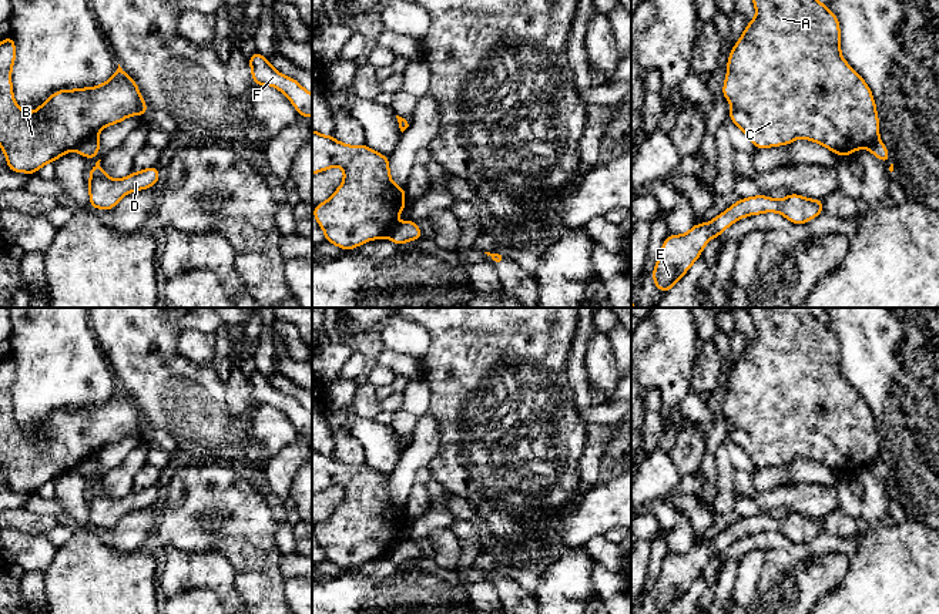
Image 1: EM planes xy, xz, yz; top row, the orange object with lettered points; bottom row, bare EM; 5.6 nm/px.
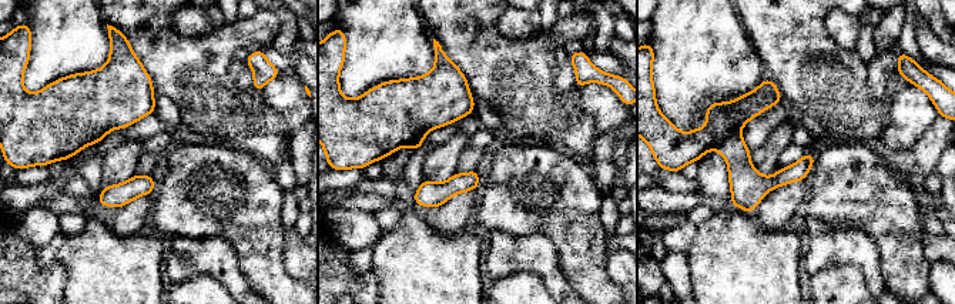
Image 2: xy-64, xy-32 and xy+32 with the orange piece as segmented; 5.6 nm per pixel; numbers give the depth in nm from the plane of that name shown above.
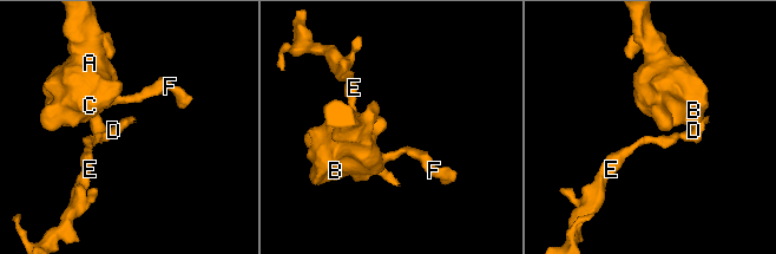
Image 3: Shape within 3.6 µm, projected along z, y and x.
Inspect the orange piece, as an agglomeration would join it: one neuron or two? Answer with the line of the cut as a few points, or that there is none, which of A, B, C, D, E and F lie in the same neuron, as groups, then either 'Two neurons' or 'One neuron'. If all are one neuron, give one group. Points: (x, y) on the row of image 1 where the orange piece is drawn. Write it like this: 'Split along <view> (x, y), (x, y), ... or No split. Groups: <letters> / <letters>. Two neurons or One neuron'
Split along xy (96, 134), (83, 140), (74, 148). Groups: A B C F / D E. Two neurons

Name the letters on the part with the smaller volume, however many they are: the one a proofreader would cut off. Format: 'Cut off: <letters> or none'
Cut off: D, E

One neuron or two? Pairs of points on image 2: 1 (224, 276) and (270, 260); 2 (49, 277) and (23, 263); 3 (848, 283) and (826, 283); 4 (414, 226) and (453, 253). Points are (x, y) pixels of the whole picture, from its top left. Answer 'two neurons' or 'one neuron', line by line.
1: two neurons
2: one neuron
3: one neuron
4: one neuron

